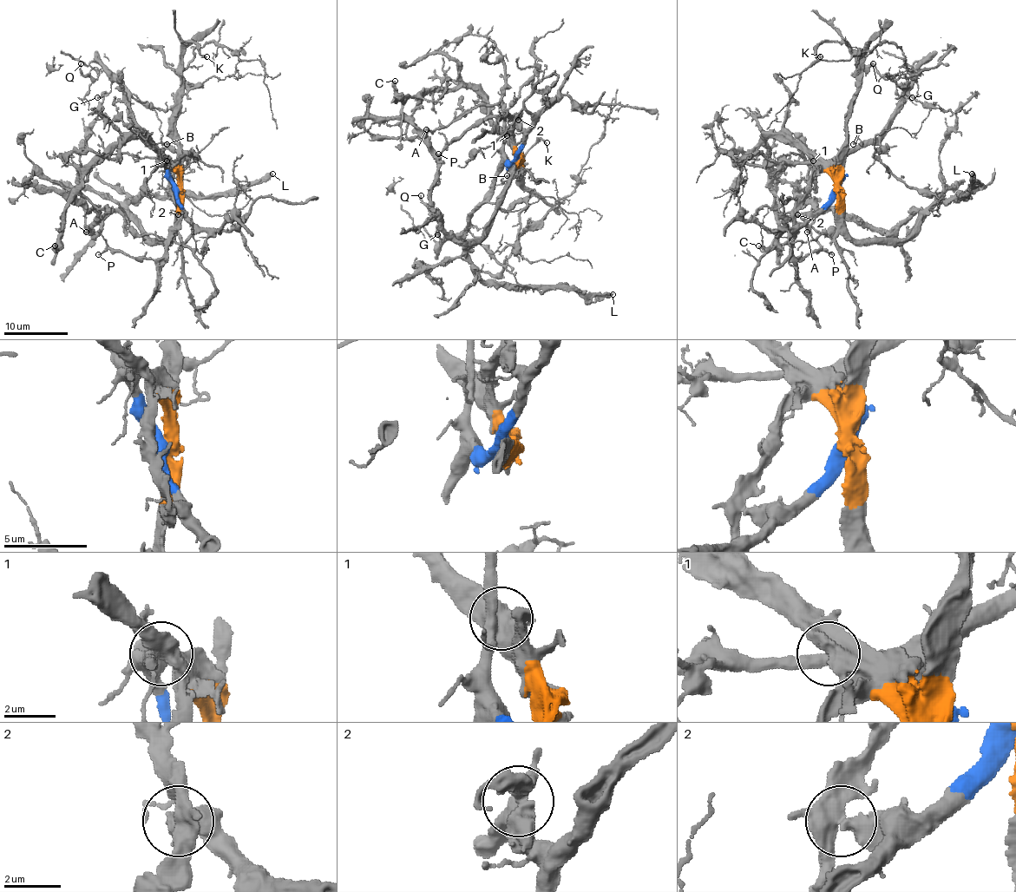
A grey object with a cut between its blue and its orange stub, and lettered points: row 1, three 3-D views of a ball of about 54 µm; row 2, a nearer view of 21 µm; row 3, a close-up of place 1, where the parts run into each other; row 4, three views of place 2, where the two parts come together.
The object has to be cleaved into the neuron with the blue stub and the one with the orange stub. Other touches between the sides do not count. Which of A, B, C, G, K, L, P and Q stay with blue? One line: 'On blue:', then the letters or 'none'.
On blue: B, G, Q

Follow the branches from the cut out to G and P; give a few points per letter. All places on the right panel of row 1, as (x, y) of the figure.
G: (836, 189), (840, 163), (849, 154), (870, 144), (878, 136), (901, 96), (915, 81), (917, 95), (912, 98)
P: (836, 189), (825, 172), (811, 180), (811, 191), (798, 210), (792, 255), (795, 259), (821, 250), (832, 255)

